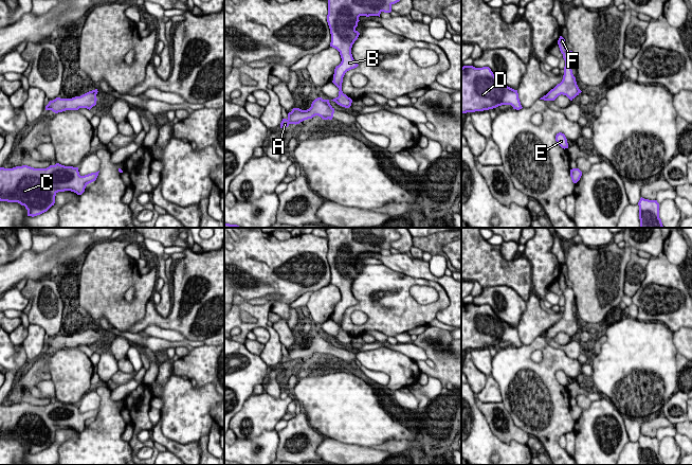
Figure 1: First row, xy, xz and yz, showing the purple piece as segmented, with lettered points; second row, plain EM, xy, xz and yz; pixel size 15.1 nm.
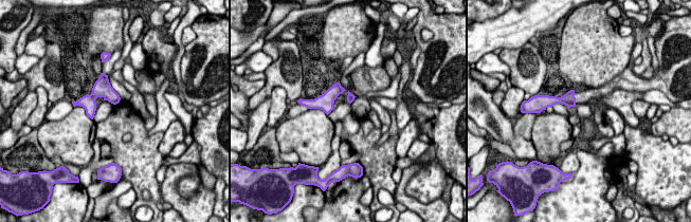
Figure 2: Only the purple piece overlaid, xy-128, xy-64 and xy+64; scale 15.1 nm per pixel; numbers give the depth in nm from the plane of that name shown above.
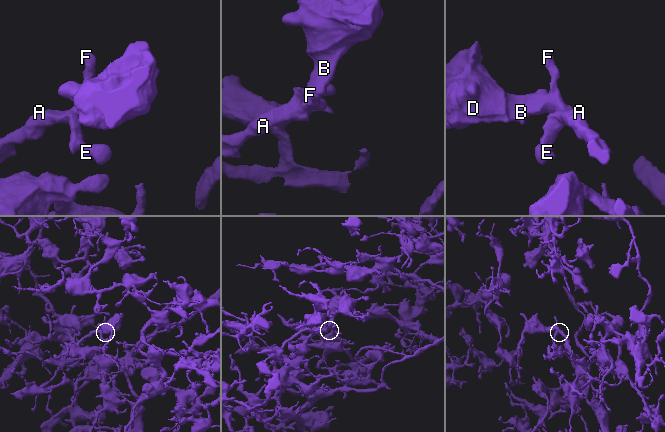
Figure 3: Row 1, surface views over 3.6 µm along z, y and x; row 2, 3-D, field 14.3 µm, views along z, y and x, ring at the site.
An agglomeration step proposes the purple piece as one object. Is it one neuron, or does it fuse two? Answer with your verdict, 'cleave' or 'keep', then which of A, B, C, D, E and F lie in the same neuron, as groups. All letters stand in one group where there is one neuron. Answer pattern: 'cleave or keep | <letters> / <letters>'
keep | A B C D E F

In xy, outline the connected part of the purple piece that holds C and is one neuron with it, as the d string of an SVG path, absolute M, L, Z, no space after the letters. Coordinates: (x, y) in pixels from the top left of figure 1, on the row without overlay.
M59 400L47 406L34 406L28 403L13 406L0 405L0 439L18 440L25 444L28 453L34 454L54 443L58 429L71 428L81 432L86 424L96 417L98 410L99 408L80 413L78 405L65 404Z

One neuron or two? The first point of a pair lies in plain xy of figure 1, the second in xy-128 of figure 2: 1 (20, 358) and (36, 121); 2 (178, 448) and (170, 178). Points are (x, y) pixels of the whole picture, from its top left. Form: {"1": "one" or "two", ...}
{"1": "two", "2": "one"}

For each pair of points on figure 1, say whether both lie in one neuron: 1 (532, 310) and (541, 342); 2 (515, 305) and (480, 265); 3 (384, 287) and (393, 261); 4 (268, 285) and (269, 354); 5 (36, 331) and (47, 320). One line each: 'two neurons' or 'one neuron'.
1: two neurons
2: two neurons
3: two neurons
4: one neuron
5: two neurons

